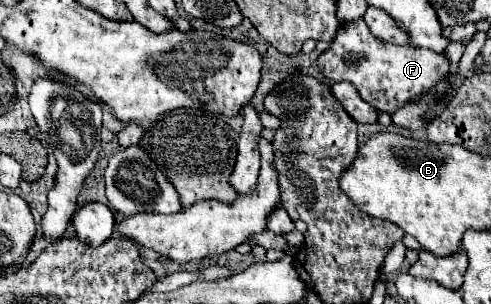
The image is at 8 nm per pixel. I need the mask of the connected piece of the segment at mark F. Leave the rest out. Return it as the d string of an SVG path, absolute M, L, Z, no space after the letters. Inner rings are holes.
M364 19L342 23L330 49L320 55L318 65L326 77L334 81L354 83L364 101L368 101L378 111L388 113L394 113L406 101L420 97L426 89L434 87L450 69L448 59L430 49L398 47L374 37Z

